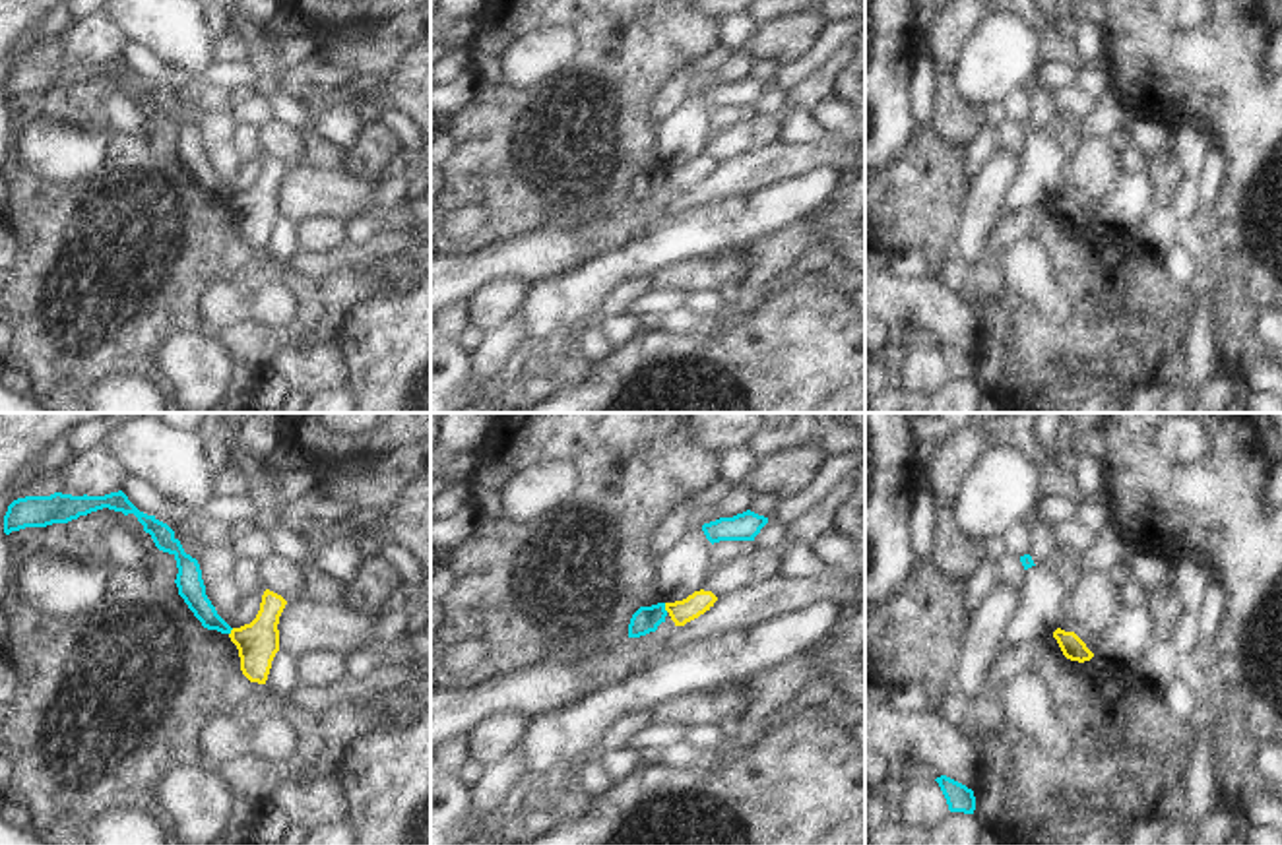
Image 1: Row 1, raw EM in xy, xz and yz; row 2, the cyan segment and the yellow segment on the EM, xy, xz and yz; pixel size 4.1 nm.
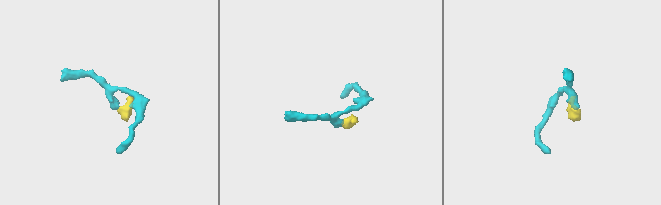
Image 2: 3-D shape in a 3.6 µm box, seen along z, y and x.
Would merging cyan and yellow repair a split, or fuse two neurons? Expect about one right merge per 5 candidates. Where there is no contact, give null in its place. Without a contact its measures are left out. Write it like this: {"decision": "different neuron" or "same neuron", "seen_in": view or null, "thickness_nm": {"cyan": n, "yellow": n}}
{"decision": "different neuron", "seen_in": "xz", "thickness_nm": {"cyan": 110, "yellow": 100}}

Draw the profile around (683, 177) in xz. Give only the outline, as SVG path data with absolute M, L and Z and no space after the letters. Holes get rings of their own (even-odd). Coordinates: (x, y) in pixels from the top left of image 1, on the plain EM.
M700 155L683 167L665 169L665 176L669 178L675 192L685 192L687 188L710 176L716 167L718 163L712 157Z

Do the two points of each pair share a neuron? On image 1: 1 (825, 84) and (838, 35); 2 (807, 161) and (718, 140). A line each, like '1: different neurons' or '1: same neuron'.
1: different neurons
2: different neurons

